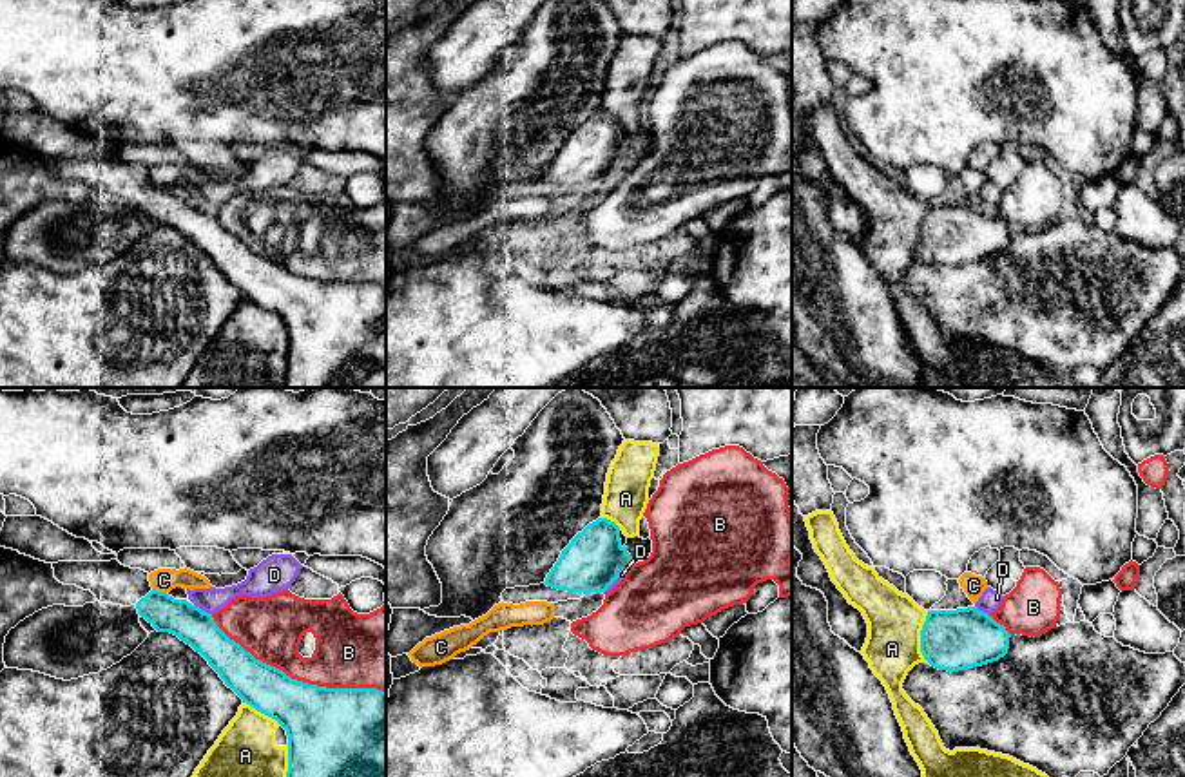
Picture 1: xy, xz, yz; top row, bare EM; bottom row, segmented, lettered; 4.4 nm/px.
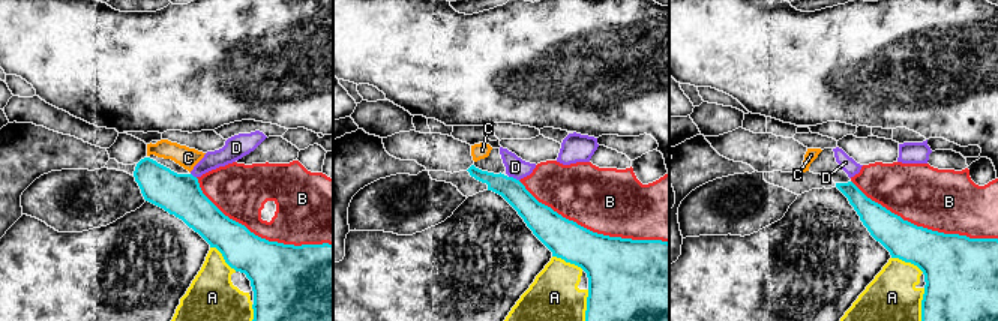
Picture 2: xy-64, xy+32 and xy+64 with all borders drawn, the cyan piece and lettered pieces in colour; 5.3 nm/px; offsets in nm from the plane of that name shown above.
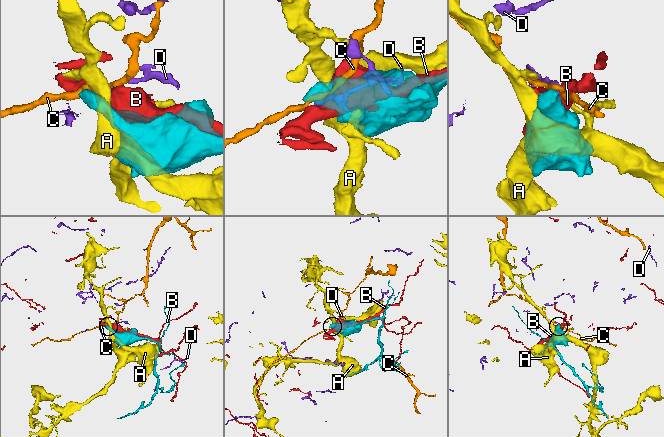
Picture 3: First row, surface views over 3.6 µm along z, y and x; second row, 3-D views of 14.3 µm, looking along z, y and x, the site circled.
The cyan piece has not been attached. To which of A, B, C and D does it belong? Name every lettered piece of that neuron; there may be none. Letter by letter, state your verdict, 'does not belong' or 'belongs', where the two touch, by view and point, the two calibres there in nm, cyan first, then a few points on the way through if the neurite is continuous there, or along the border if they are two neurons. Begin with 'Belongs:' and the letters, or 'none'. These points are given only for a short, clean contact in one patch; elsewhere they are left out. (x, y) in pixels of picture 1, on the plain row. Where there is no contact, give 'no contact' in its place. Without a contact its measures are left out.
Belongs: none
A: does not belong; contact yz (921, 230); calibres 280 and 240 nm
B: does not belong; contact xy (296, 274); calibres 360 and 280 nm
C: does not belong; contact xy (158, 185); calibres 160 and 110 nm; border xy (153, 182), (165, 187)
D: does not belong; contact xy (203, 205); calibres 160 and 110 nm; border xy (194, 198), (211, 209)

